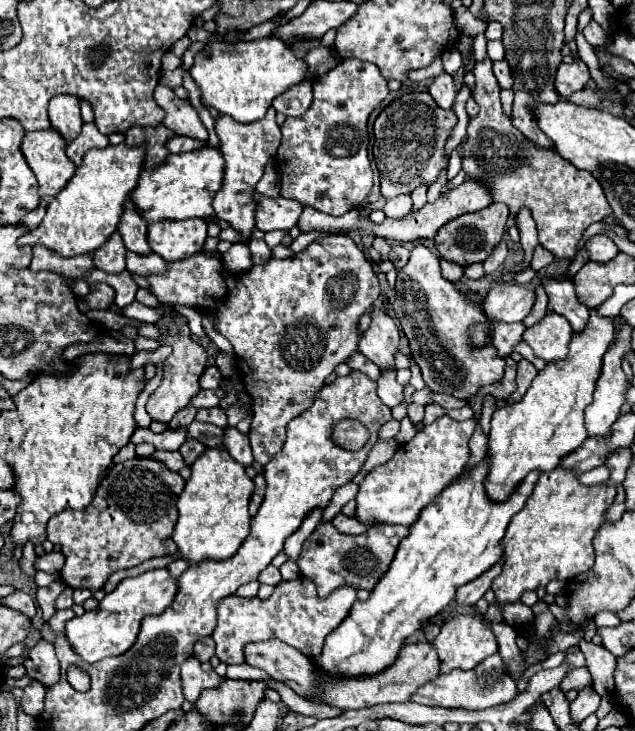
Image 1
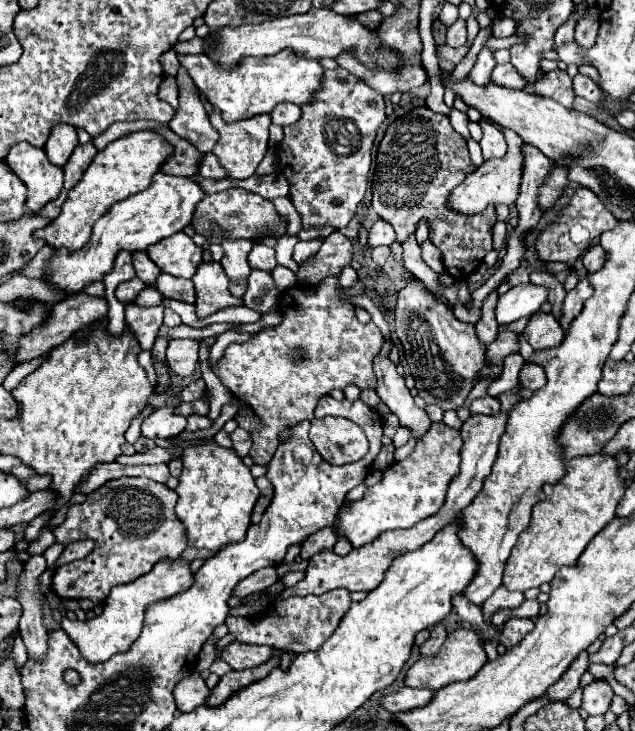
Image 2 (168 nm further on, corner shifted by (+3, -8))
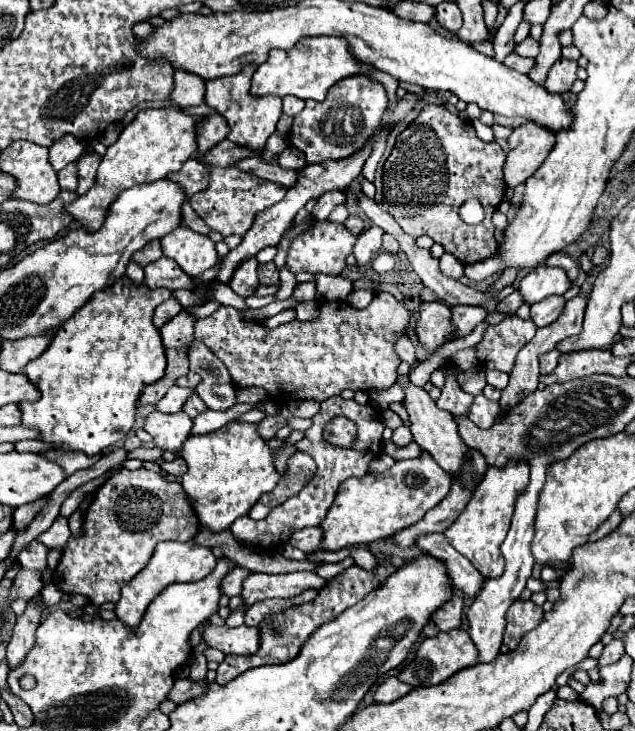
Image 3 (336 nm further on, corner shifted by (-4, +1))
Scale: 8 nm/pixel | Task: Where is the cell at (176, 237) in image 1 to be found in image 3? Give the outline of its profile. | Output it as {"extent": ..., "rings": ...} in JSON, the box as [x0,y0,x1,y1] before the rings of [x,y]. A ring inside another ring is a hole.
{"extent":[162,225,218,277],"rings":[[[184,225],[176,227],[176,231],[162,239],[162,251],[166,257],[174,259],[190,277],[196,277],[218,263],[214,241],[208,235],[194,233]]]}

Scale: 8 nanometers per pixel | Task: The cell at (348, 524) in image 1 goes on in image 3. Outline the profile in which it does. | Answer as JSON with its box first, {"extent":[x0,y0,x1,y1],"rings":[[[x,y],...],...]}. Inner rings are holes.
{"extent":[288,527,322,553],"rings":[[[304,527],[304,531],[296,531],[296,535],[292,535],[292,539],[288,539],[290,545],[298,547],[304,553],[312,553],[314,549],[318,549],[320,541],[322,541],[320,527]]]}

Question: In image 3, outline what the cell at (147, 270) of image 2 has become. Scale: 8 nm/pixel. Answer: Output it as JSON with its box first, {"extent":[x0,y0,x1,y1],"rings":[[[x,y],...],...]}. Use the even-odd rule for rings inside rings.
{"extent":[144,257,192,291],"rings":[[[162,257],[150,265],[144,267],[146,271],[146,285],[150,289],[158,289],[158,287],[166,287],[170,291],[176,289],[188,289],[192,291],[192,279],[188,275],[184,275],[184,271],[180,271],[180,267],[176,267],[176,263],[172,263],[172,259]]]}

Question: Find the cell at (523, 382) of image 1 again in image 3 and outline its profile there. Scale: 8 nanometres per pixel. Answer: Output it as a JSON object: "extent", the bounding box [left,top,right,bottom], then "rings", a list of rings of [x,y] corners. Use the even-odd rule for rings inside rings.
{"extent":[540,349,560,375],"rings":[[[556,349],[540,355],[540,373],[542,373],[542,375],[552,373],[552,371],[556,369],[556,365],[558,365],[558,357],[560,357],[560,353],[558,353]]]}

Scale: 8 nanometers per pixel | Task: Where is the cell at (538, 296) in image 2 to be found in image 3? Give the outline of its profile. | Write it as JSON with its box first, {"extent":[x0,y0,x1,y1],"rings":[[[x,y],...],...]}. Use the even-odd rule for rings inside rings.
{"extent":[518,265,572,303],"rings":[[[540,265],[532,269],[518,285],[520,293],[528,303],[542,301],[548,295],[564,295],[572,287],[572,281],[560,267]]]}

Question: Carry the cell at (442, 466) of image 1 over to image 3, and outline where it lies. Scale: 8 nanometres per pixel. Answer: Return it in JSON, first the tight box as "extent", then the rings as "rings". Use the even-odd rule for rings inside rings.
{"extent":[320,451,452,551],"rings":[[[426,451],[418,459],[396,461],[388,473],[366,473],[360,479],[346,479],[328,509],[324,523],[320,523],[324,531],[320,551],[340,551],[350,545],[366,545],[418,523],[426,511],[436,507],[448,495],[450,485],[452,477],[446,475]]]}

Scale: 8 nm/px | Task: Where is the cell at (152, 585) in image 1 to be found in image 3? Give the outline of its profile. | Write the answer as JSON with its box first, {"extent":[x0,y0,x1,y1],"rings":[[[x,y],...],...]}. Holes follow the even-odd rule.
{"extent":[116,541,216,627],"rings":[[[164,541],[156,545],[156,551],[152,553],[152,559],[148,561],[148,565],[134,575],[124,587],[122,587],[122,597],[116,603],[116,615],[122,623],[126,623],[128,627],[136,627],[136,623],[142,621],[142,615],[146,611],[146,607],[150,605],[150,601],[168,585],[172,583],[190,583],[190,581],[200,581],[206,575],[210,575],[216,567],[216,557],[212,553],[210,547],[202,547],[196,545],[194,541],[186,541],[186,543],[178,543],[178,541]]]}

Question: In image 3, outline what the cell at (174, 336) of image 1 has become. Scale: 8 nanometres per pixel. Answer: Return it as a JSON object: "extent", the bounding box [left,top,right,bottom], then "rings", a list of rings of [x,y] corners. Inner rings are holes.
{"extent":[144,411,192,455],"rings":[[[152,411],[146,417],[144,429],[152,435],[158,449],[182,455],[182,443],[190,435],[192,419],[184,411],[174,413],[174,415]]]}

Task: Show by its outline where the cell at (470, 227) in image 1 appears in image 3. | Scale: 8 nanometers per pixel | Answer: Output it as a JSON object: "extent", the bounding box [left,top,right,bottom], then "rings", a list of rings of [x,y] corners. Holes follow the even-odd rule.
{"extent":[382,105,506,265],"rings":[[[426,105],[418,119],[396,139],[384,163],[382,207],[398,221],[404,233],[410,237],[432,237],[434,243],[440,243],[444,251],[452,253],[460,263],[468,265],[486,259],[498,249],[492,215],[506,193],[502,179],[504,159],[502,147],[496,141],[480,141],[470,121],[462,121],[444,105]],[[472,197],[486,209],[480,225],[466,225],[458,217],[462,203]]]}

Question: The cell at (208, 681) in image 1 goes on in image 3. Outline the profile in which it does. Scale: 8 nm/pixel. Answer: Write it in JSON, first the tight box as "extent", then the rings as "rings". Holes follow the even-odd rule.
{"extent":[168,679,206,705],"rings":[[[176,679],[172,691],[168,693],[168,699],[174,701],[176,705],[180,705],[180,703],[184,703],[184,701],[188,701],[188,699],[194,699],[194,697],[202,695],[202,693],[206,691],[204,685],[206,685],[206,681],[202,681],[202,683],[192,683],[190,679]]]}

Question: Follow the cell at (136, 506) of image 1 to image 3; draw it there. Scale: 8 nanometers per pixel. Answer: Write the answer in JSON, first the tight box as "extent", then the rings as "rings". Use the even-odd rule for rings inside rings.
{"extent":[54,469,200,603],"rings":[[[122,469],[96,493],[84,515],[82,535],[70,537],[54,571],[54,585],[68,595],[84,595],[90,603],[116,603],[120,589],[146,567],[158,541],[190,541],[200,521],[178,481],[168,483],[160,473]]]}

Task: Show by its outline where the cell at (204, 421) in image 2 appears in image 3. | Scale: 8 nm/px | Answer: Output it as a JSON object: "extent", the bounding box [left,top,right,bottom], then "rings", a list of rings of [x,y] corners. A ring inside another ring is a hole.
{"extent":[182,393,206,419],"rings":[[[192,393],[192,395],[188,397],[188,403],[184,403],[182,411],[186,411],[192,419],[196,419],[202,411],[206,411],[206,405],[204,405],[204,401],[202,401],[196,393]]]}

